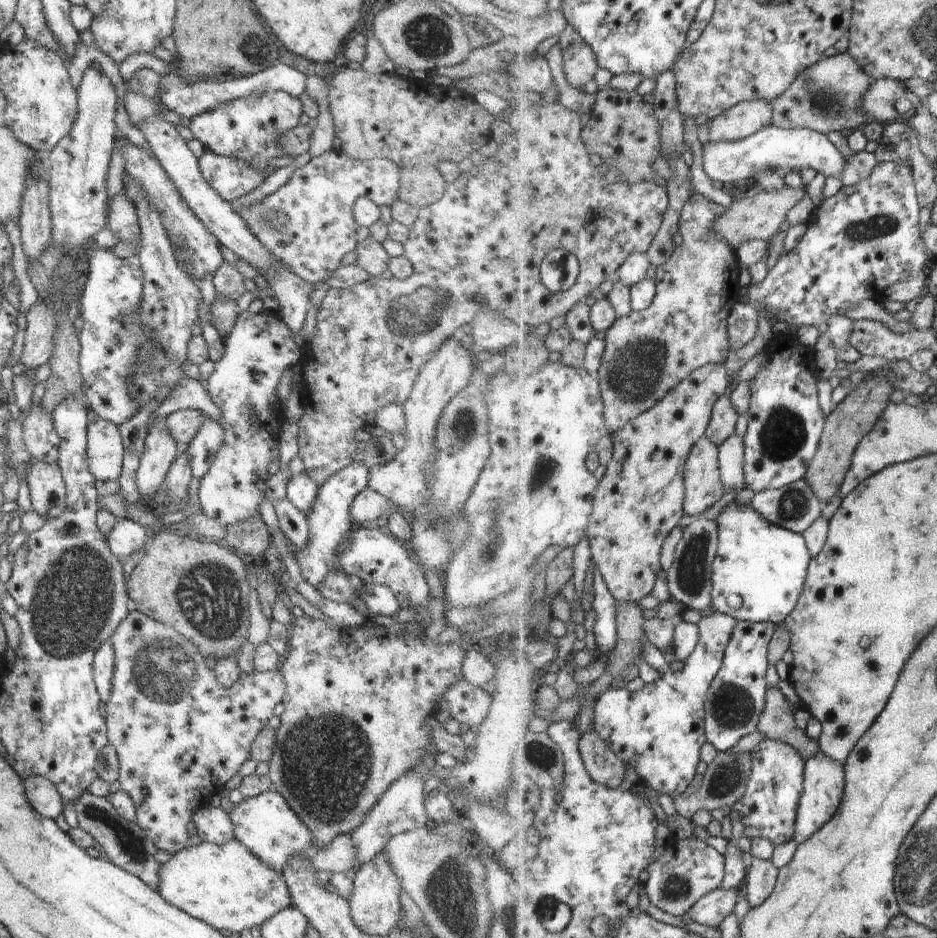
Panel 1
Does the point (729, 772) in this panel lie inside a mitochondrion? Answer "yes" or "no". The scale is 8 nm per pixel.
yes

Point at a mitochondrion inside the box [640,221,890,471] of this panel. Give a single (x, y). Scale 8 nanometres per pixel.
(784, 434)

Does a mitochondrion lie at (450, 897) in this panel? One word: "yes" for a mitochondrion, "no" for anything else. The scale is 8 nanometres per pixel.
yes

